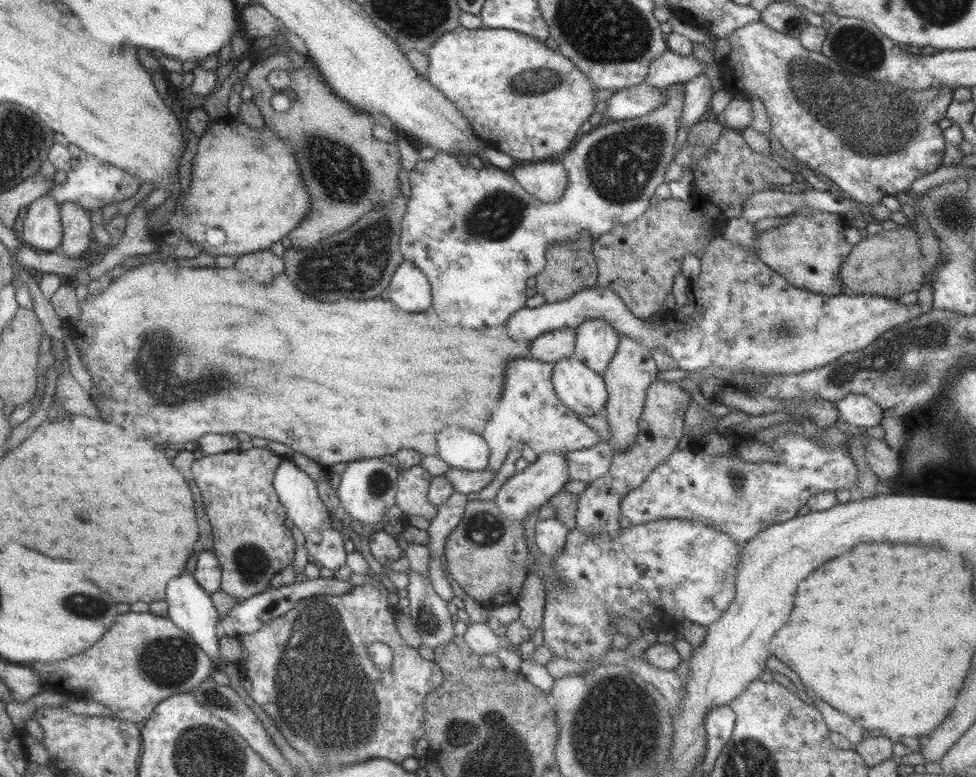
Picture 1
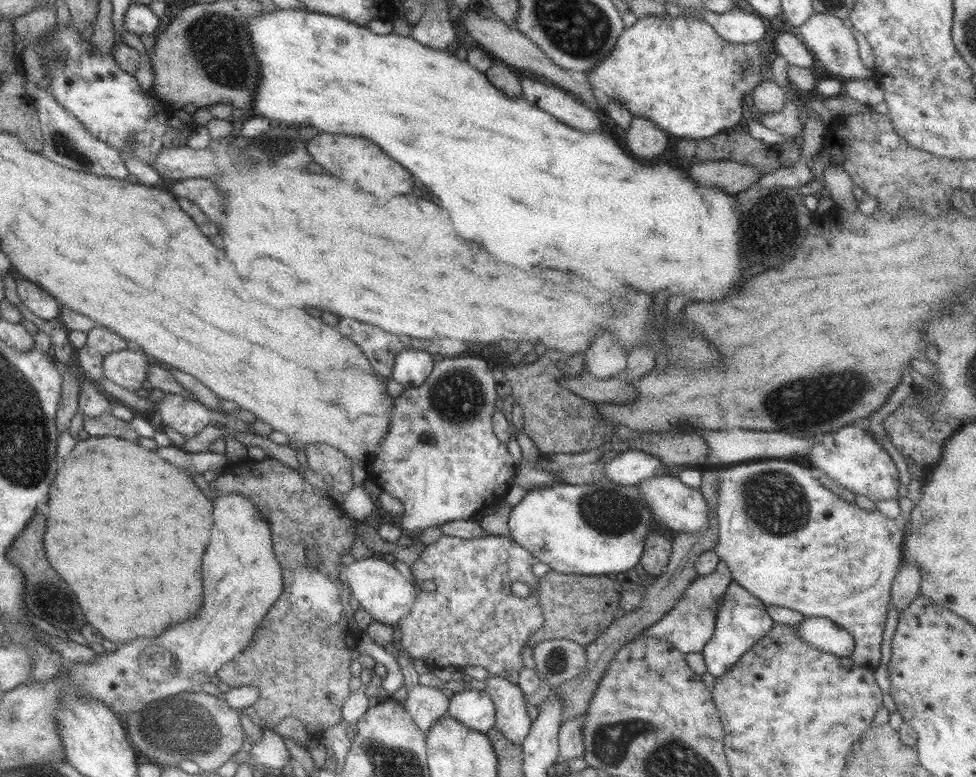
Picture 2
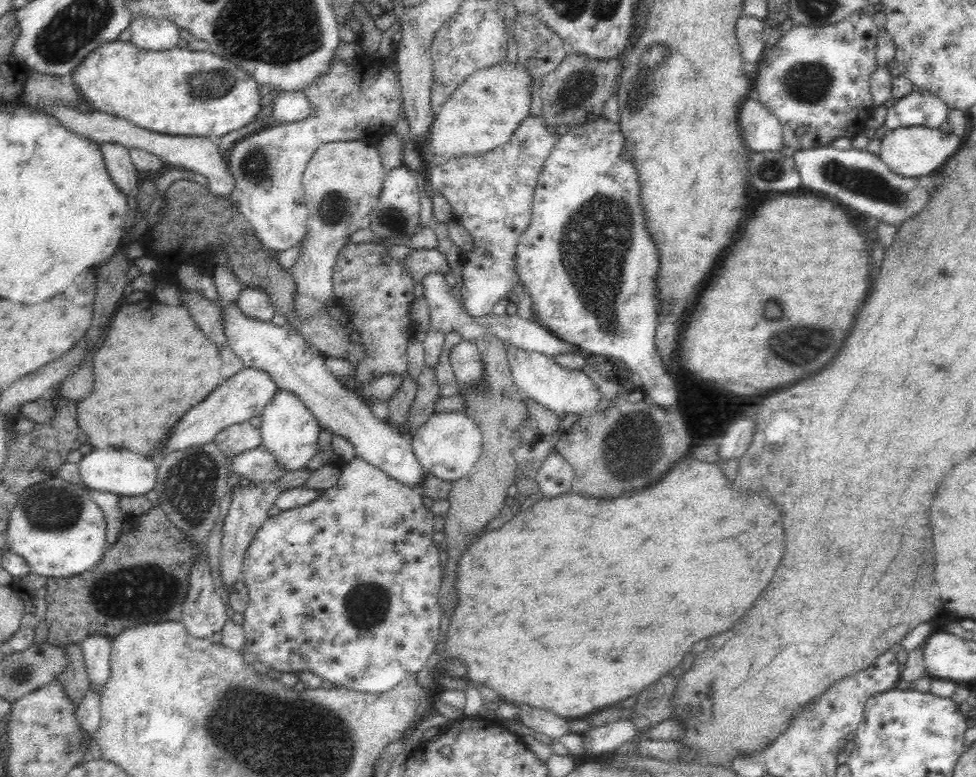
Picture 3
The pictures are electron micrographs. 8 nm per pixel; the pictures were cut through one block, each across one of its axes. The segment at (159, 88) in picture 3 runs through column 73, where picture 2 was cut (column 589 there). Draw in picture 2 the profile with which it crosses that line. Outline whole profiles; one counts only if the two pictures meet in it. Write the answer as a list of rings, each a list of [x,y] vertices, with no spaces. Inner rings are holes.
[[[680,13],[677,17],[672,18],[670,15],[663,16],[646,16],[638,18],[630,27],[624,28],[621,31],[621,34],[617,37],[611,52],[599,62],[600,64],[597,67],[594,67],[591,71],[588,71],[587,74],[583,74],[581,78],[584,81],[589,82],[593,91],[596,92],[604,100],[613,99],[623,102],[627,111],[631,113],[631,116],[645,116],[649,120],[653,120],[659,129],[665,131],[667,134],[672,136],[679,136],[683,139],[706,139],[719,132],[724,132],[729,128],[737,125],[737,122],[741,120],[741,114],[743,114],[743,104],[744,98],[751,94],[753,88],[761,82],[761,73],[768,66],[767,57],[763,53],[761,46],[757,42],[747,43],[747,44],[733,44],[729,43],[719,35],[707,24],[705,21],[702,21],[695,16],[687,15],[686,13]]]

